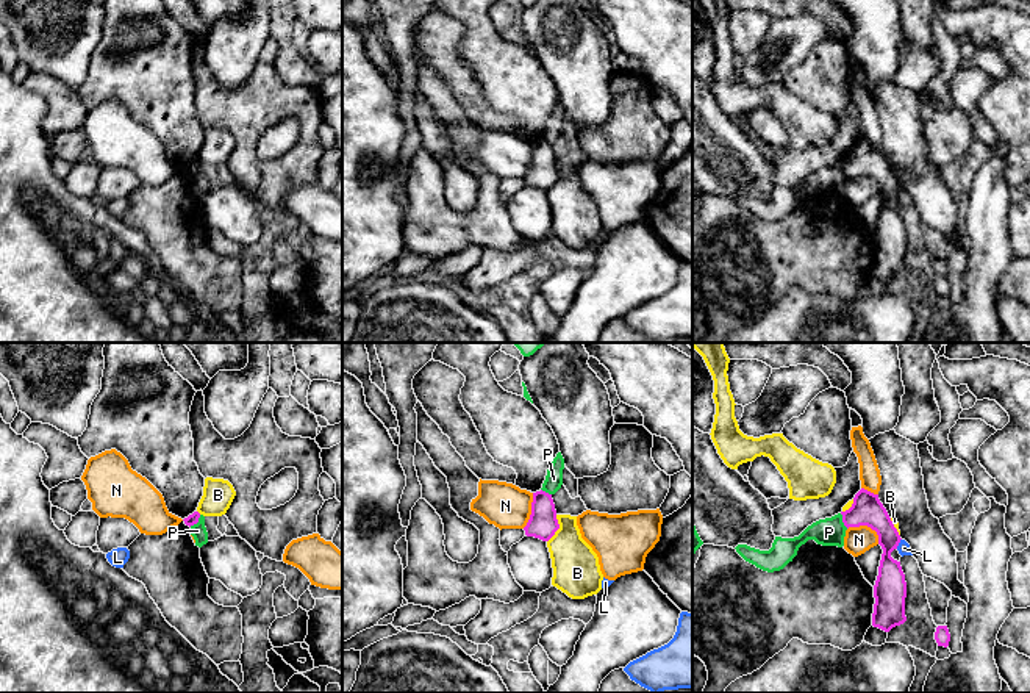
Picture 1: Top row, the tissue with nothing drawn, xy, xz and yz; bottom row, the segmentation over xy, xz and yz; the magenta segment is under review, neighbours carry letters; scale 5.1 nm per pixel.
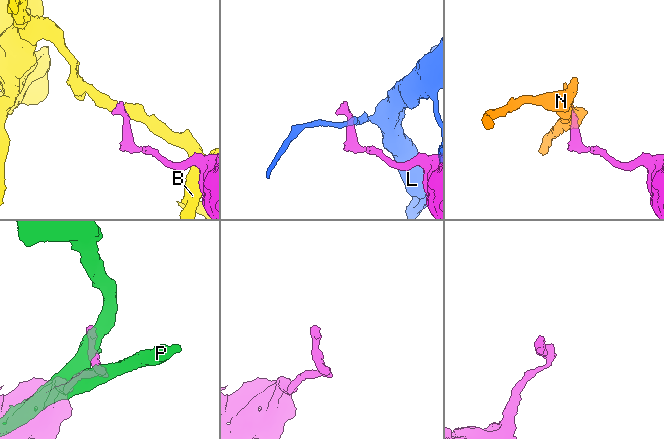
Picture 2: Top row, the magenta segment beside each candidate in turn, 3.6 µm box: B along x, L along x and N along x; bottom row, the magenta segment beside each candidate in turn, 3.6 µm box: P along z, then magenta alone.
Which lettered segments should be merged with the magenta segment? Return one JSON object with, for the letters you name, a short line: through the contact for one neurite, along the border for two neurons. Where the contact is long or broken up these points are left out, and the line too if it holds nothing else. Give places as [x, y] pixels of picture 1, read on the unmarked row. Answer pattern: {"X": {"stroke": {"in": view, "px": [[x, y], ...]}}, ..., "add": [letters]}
{"add": []}

